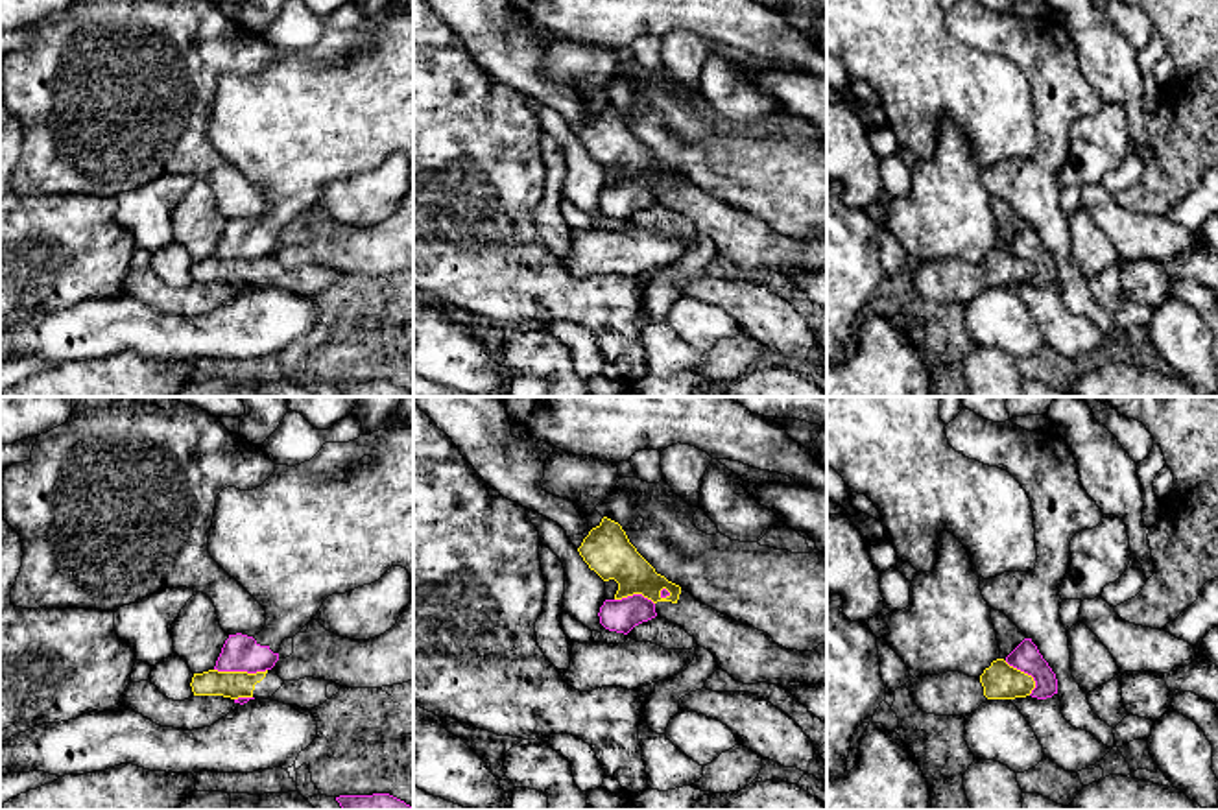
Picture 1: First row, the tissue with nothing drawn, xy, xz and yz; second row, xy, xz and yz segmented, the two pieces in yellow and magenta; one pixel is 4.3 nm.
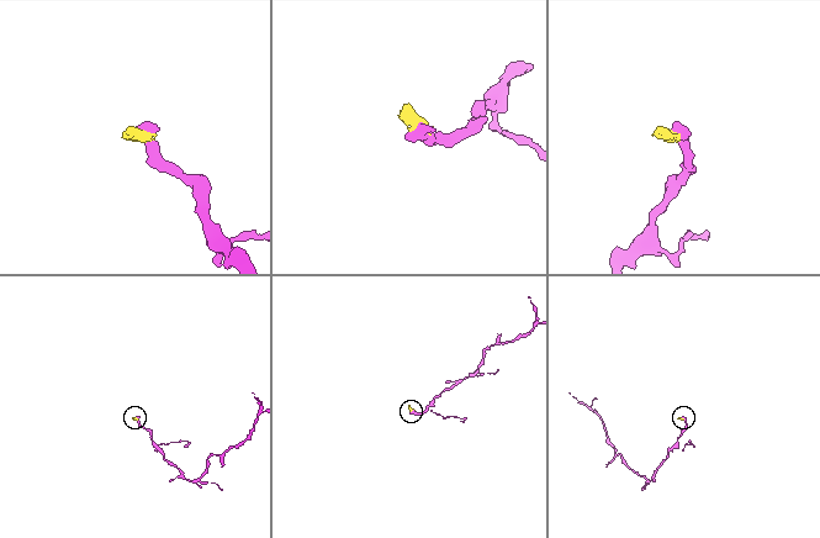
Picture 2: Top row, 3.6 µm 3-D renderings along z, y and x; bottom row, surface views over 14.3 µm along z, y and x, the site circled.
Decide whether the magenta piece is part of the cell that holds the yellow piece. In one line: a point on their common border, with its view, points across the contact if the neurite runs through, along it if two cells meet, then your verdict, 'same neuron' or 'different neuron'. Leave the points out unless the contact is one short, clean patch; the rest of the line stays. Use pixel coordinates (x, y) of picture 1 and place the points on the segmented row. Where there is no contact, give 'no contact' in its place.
contact xy (240, 672); border xy (214, 668), (266, 670); different neuron

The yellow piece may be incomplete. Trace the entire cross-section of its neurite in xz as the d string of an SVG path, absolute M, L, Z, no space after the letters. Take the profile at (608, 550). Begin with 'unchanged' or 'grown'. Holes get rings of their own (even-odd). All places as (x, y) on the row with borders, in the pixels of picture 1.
grown; M413 397L413 402L452 439L461 456L474 467L485 483L495 487L504 498L557 522L589 568L603 581L615 579L618 583L615 600L633 594L642 594L651 600L657 616L681 625L696 644L709 649L718 666L738 683L779 685L786 692L790 686L827 685L827 644L819 644L812 651L786 649L775 644L768 633L718 613L698 602L679 585L657 574L629 542L618 522L603 517L602 522L591 530L583 509L576 502L546 493L541 487L541 480L544 478L544 463L555 447L530 434L519 439L513 437L504 400L498 397Z

